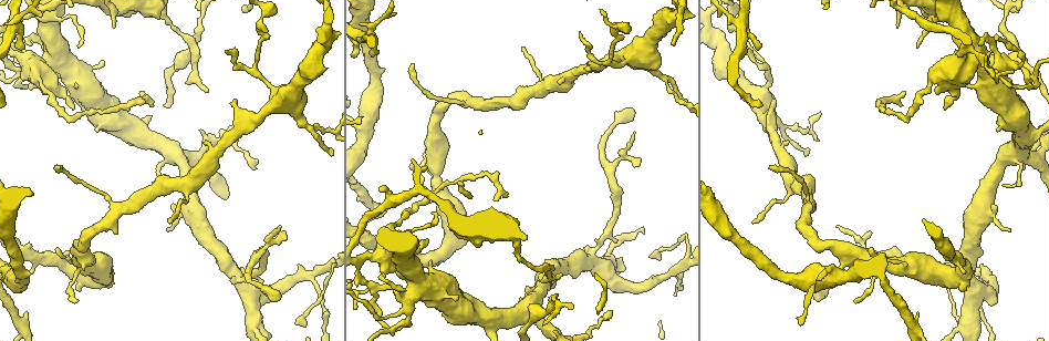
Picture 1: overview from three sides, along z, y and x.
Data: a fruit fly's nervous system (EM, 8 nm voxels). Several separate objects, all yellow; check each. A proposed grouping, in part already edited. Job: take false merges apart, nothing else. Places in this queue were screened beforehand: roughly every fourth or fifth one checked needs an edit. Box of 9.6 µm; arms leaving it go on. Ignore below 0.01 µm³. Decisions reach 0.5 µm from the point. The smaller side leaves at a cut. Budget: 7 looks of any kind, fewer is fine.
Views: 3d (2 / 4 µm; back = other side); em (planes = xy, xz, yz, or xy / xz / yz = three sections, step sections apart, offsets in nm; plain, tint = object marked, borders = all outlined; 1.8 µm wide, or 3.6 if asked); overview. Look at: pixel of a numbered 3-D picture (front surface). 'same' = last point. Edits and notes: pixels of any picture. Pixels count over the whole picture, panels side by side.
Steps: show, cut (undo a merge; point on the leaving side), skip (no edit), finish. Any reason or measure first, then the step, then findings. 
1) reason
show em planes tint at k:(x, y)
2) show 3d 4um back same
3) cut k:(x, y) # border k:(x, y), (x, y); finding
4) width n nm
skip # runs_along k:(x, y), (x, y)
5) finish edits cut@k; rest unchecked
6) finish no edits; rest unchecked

thick turns thin
show 3d 2um at 1:(376, 286)

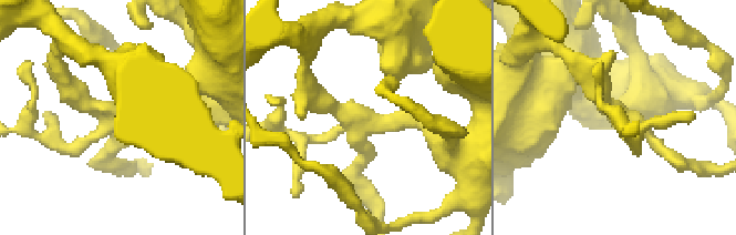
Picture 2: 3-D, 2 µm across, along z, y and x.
need the tissue
show em planes tint at 2:(364, 123)

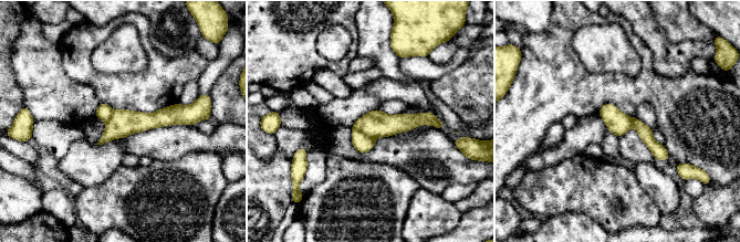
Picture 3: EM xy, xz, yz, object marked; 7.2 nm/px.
width 160 nm
cut 3:(362, 143) # part_leaving 3:(635, 122), (664, 157); two neurons meet here

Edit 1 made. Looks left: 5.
show overview

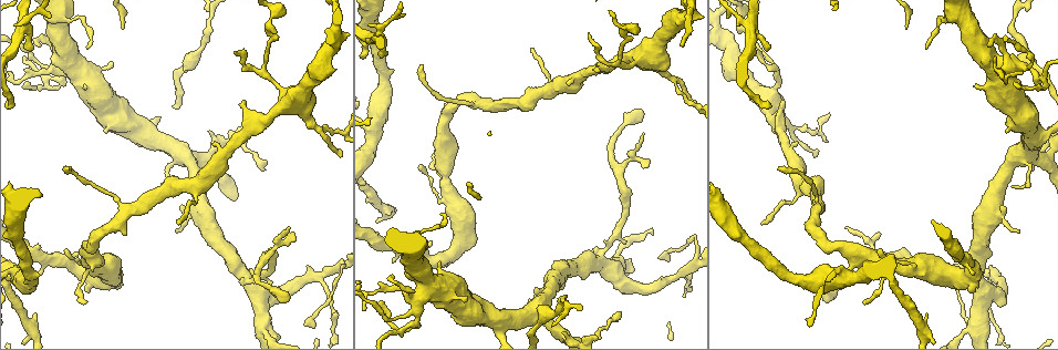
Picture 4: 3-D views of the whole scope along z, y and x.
a narrow waist
show 3d 4um at 4:(562, 299)

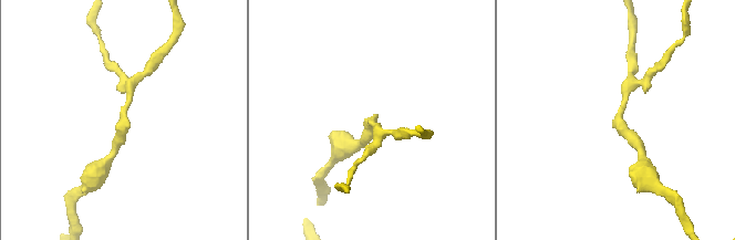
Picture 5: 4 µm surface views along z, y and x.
show em planes tint at 5:(374, 122)

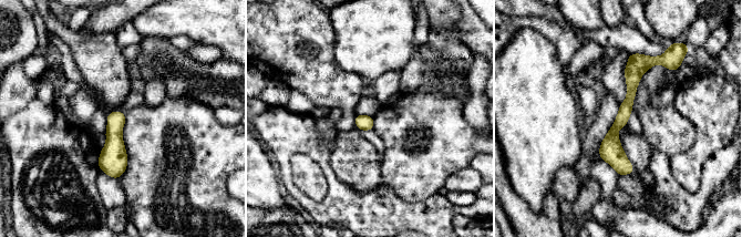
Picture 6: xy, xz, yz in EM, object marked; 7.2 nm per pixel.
skip # runs_along 6:(641, 58), (614, 130), (621, 172); continuous, no second neuron

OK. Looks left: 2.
finish edits cut@3; rest unchecked

